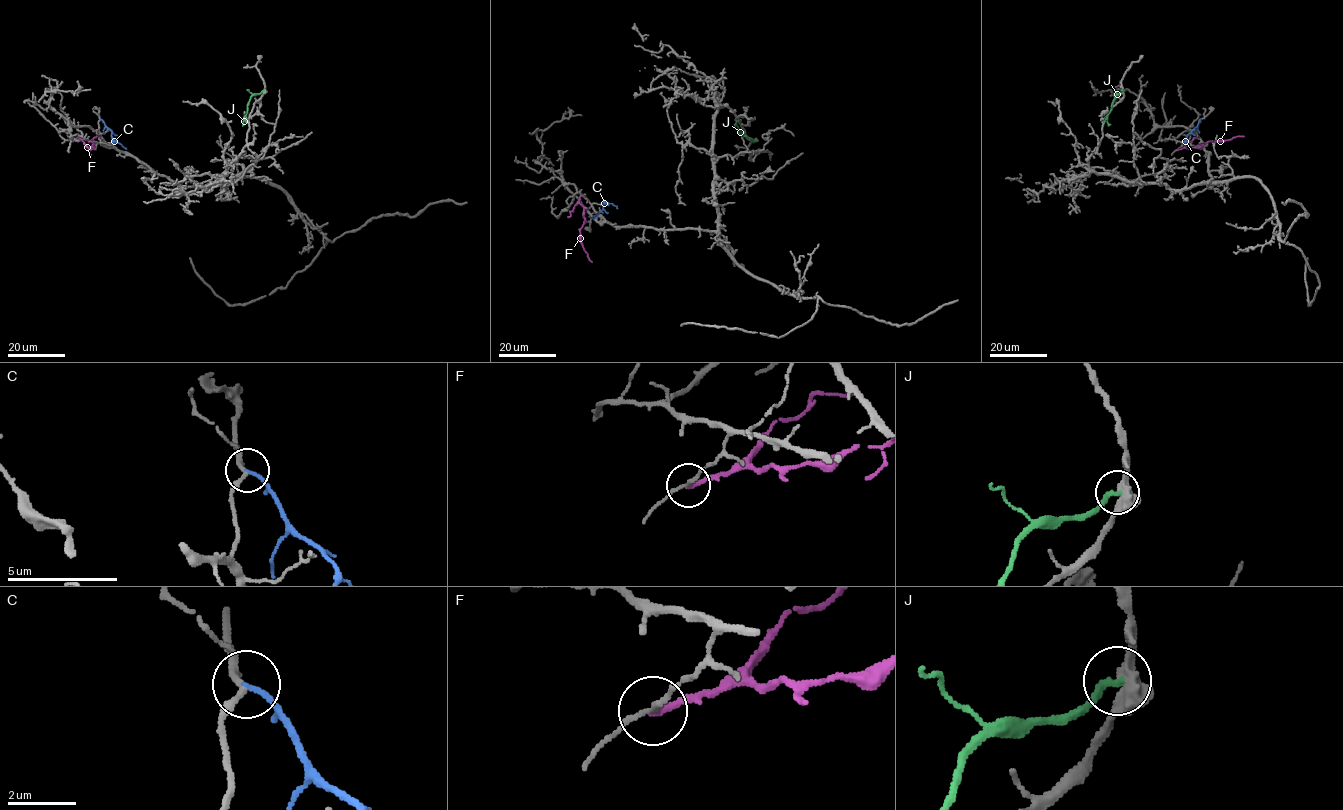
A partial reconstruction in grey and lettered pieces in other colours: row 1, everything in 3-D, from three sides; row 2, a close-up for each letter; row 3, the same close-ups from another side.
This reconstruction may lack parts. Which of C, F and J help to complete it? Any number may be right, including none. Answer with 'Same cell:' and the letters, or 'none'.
Same cell: none

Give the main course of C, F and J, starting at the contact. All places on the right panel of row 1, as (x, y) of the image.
C: (1200, 119), (1185, 139), (1185, 144), (1191, 149)
F: (1177, 149), (1244, 137)
J: (1122, 91), (1115, 97), (1107, 116), (1110, 124)

